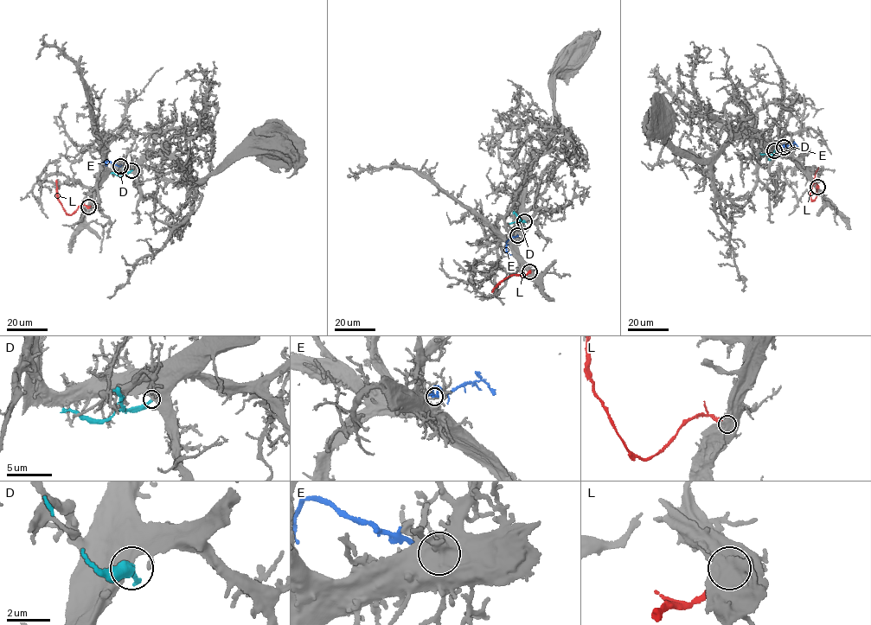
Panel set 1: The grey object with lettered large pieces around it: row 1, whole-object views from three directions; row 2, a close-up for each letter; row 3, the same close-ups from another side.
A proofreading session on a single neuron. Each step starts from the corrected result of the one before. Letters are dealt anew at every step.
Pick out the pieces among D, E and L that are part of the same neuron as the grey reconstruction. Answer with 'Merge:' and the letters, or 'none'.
Merge: none

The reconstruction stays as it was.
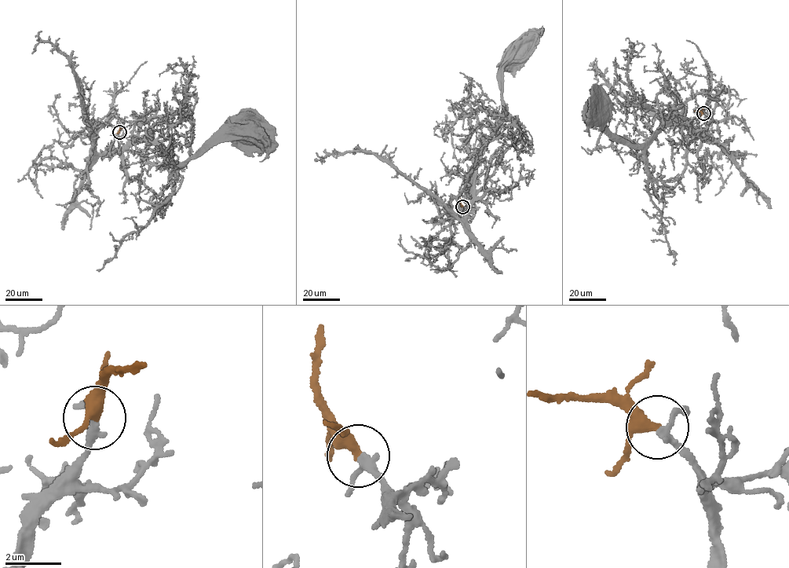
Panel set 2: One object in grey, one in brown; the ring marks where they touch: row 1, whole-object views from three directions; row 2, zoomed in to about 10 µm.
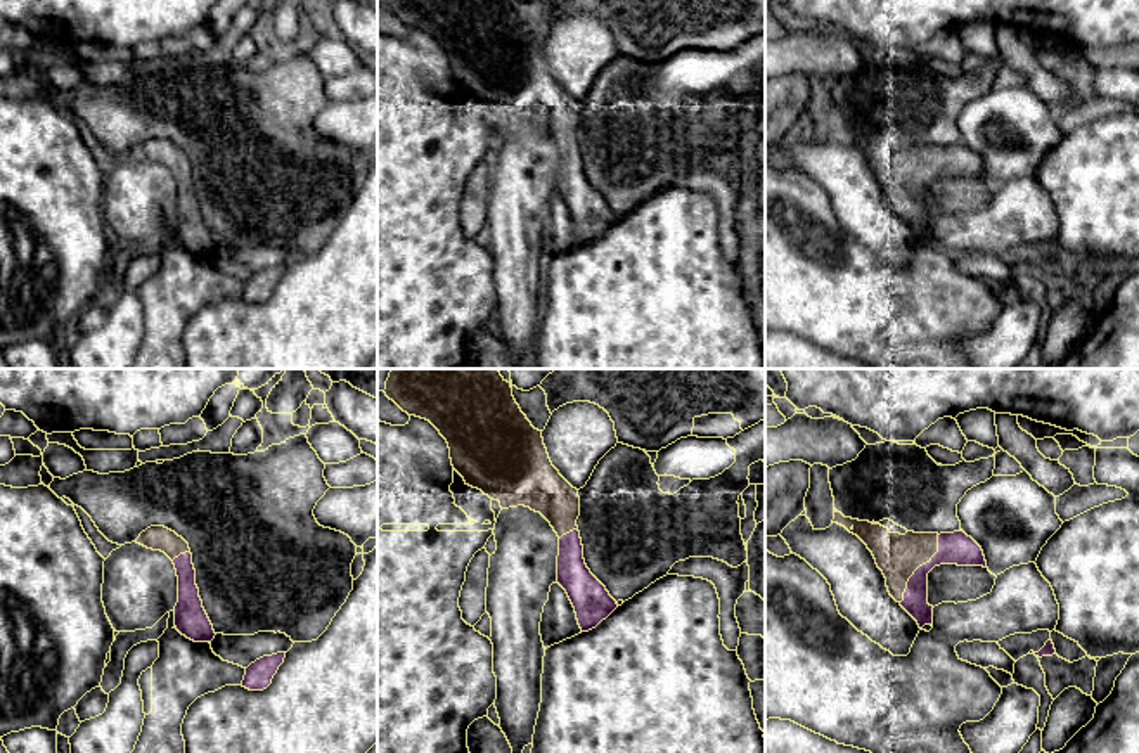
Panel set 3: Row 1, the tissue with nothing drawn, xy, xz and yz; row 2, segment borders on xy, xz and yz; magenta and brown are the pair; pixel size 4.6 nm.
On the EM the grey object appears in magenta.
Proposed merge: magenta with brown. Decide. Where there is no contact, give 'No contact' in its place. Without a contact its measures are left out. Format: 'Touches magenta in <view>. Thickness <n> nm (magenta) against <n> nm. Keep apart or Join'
Touches magenta in yz. Thickness 150 nm (magenta) against 200 nm. Join

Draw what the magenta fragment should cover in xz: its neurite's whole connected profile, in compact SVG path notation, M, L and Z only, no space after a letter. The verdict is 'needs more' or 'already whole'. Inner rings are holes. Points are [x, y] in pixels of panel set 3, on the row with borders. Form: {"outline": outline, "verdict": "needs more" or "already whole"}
{"outline": "M391 369L386 396L403 412L429 421L447 440L454 469L466 485L481 490L502 509L524 505L540 512L559 537L557 583L566 590L582 632L595 628L616 608L606 587L590 573L576 519L578 490L552 466L542 431L535 429L499 369Z", "verdict": "needs more"}

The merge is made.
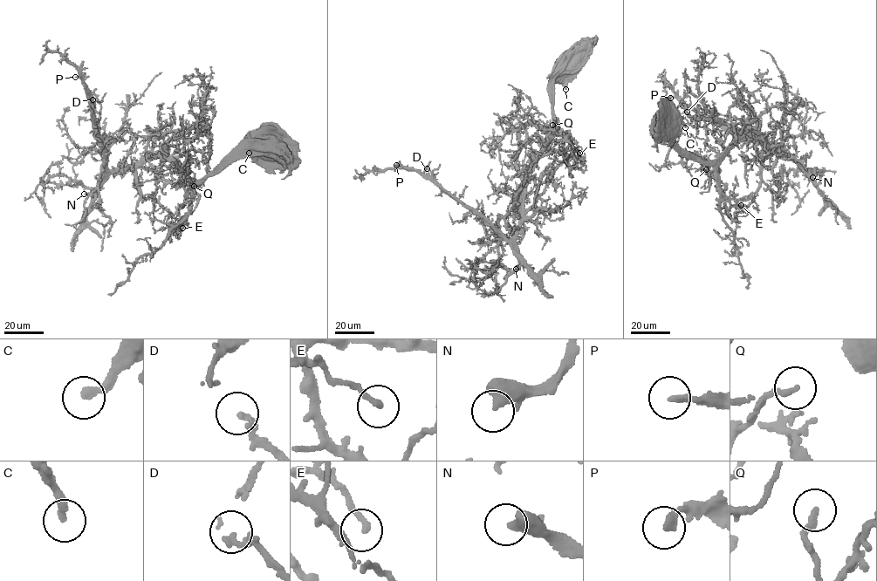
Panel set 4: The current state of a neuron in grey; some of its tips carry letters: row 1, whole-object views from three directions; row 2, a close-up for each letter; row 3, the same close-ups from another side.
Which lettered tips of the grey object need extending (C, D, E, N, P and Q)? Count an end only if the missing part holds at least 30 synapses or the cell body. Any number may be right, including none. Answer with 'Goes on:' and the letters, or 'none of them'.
Goes on: N

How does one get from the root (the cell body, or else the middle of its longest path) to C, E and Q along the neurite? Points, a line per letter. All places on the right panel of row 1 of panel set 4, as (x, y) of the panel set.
C: (665, 124), (684, 124), (685, 127)
E: (665, 124), (670, 130), (674, 144), (712, 162), (720, 188), (741, 205)
Q: (665, 124), (670, 130), (674, 144), (713, 163), (715, 168), (710, 172), (706, 169)

